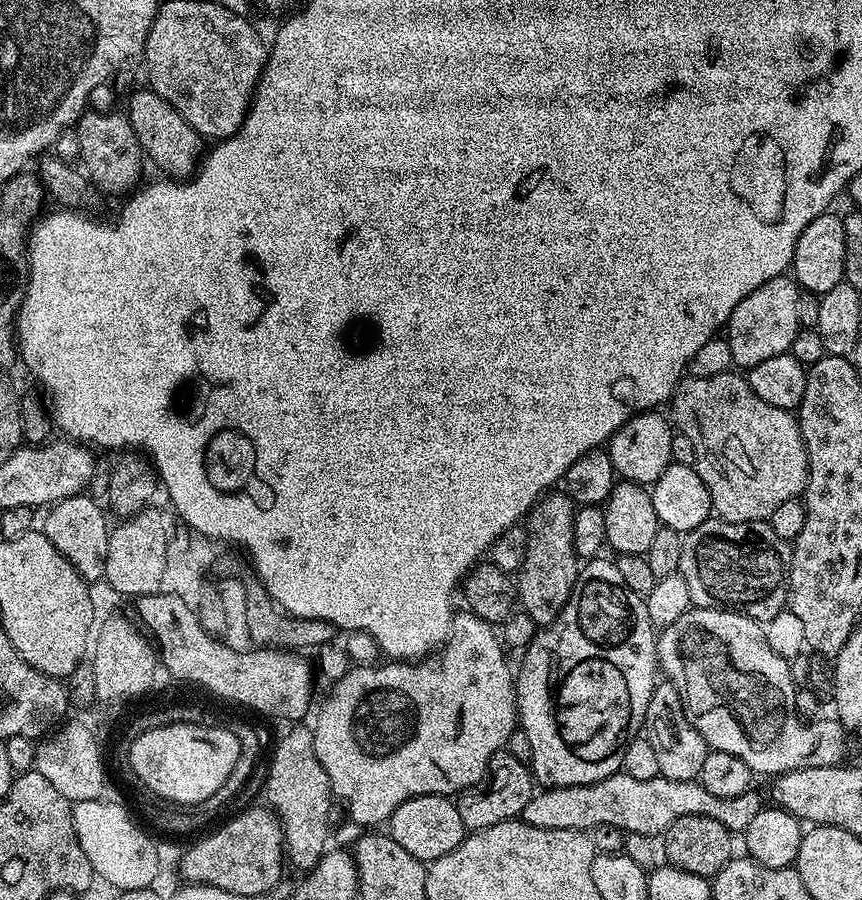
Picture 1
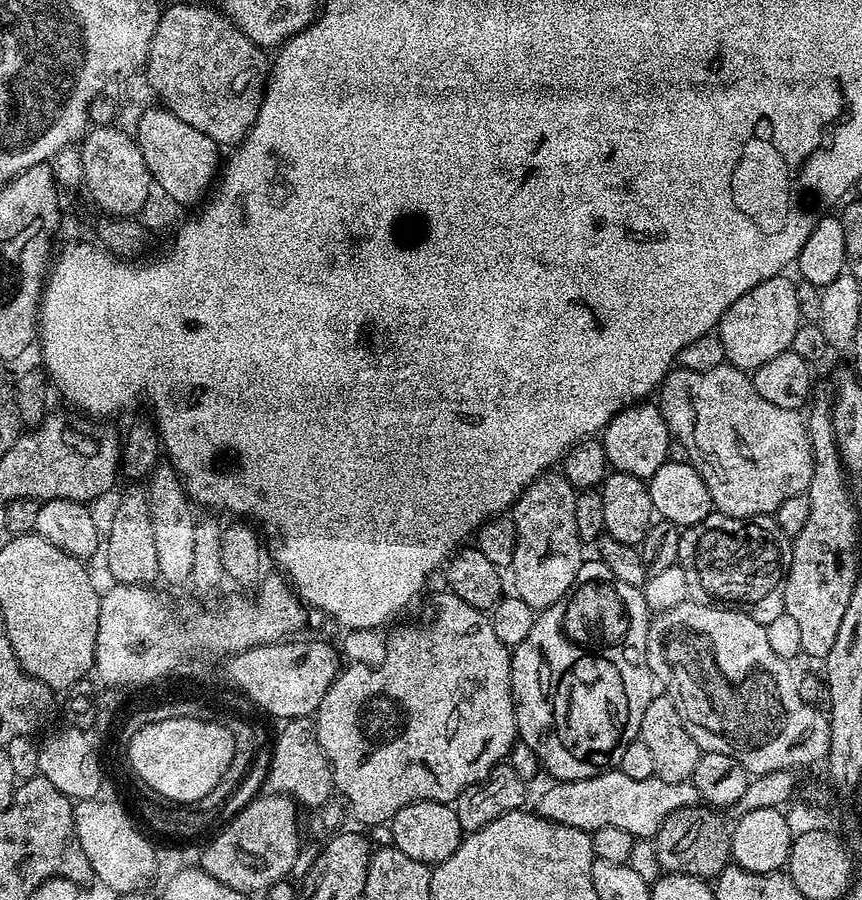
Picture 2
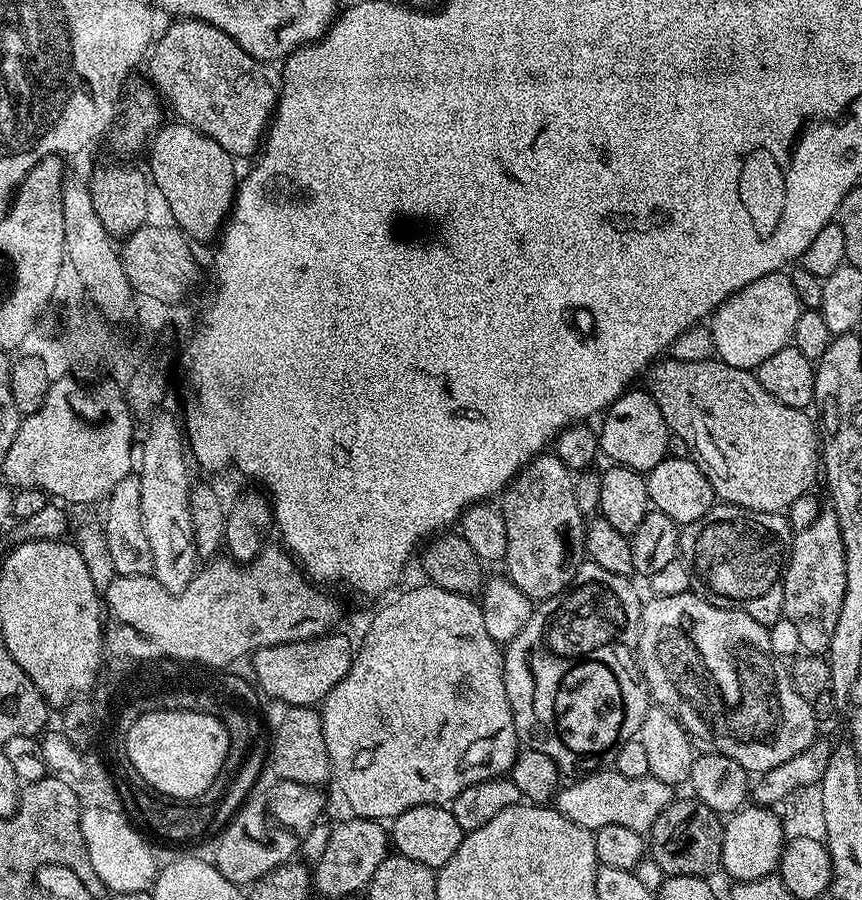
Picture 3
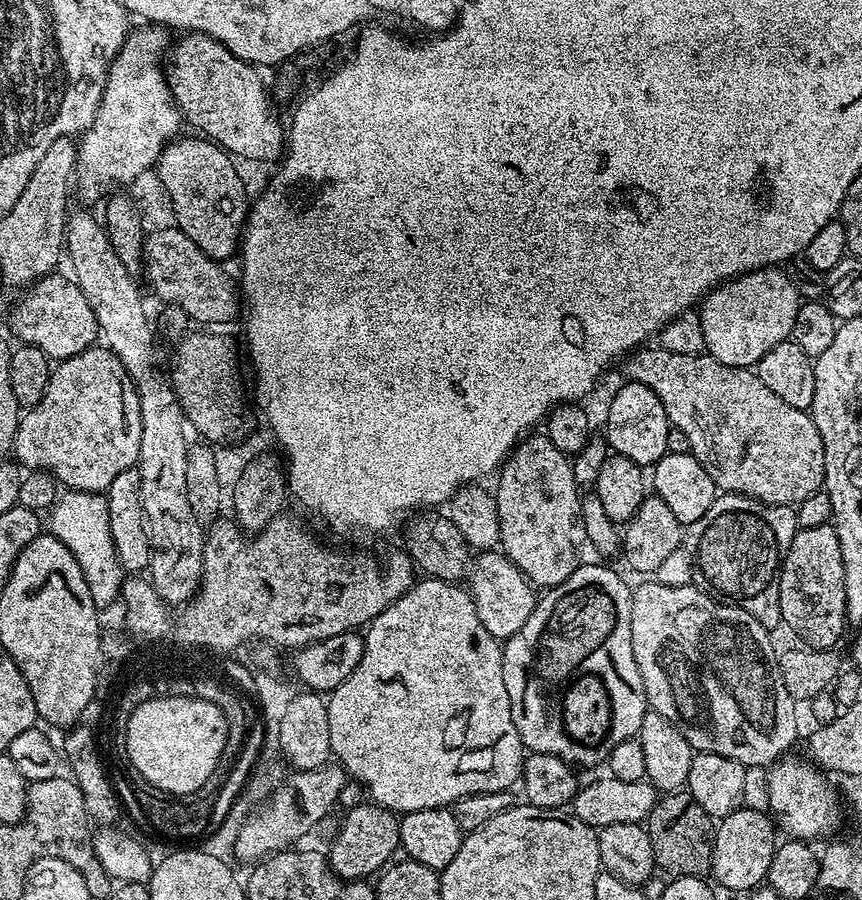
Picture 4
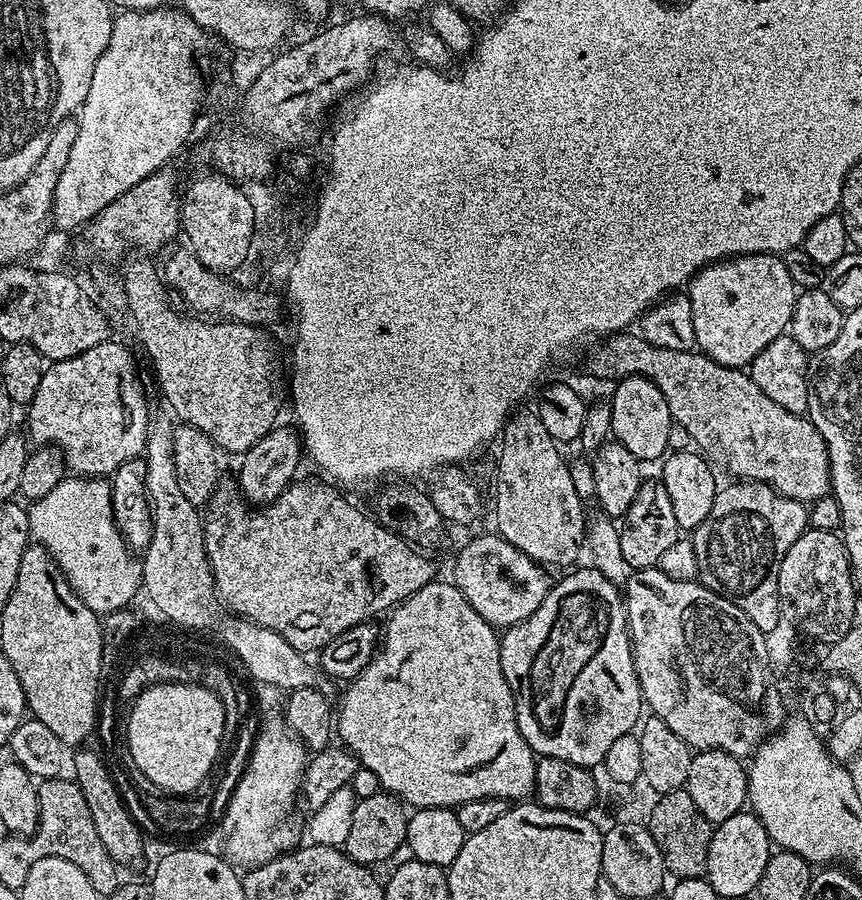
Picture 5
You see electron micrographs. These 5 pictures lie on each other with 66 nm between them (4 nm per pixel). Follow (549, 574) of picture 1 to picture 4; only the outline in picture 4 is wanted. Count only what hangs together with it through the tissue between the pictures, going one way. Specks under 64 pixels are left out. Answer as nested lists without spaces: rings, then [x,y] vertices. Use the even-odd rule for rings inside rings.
[[[529,434],[512,450],[511,456],[500,465],[495,477],[494,495],[498,506],[499,547],[510,562],[521,571],[529,583],[540,590],[556,588],[580,567],[580,551],[586,548],[580,509],[581,489],[574,482],[571,459],[546,434]]]

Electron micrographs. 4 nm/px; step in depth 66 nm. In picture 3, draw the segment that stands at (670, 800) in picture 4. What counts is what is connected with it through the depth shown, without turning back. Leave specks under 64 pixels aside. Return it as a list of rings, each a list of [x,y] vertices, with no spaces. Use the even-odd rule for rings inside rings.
[[[674,798],[662,814],[654,821],[651,832],[647,833],[646,844],[650,856],[669,876],[699,876],[712,878],[715,872],[721,871],[722,834],[724,826],[721,817],[710,806],[700,800]]]

